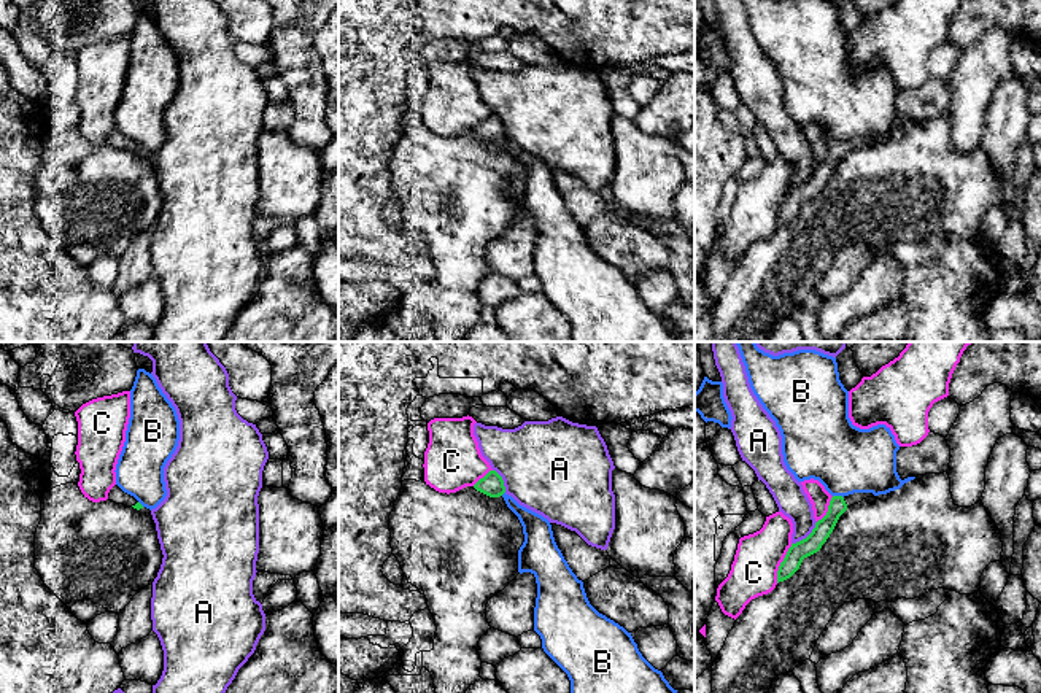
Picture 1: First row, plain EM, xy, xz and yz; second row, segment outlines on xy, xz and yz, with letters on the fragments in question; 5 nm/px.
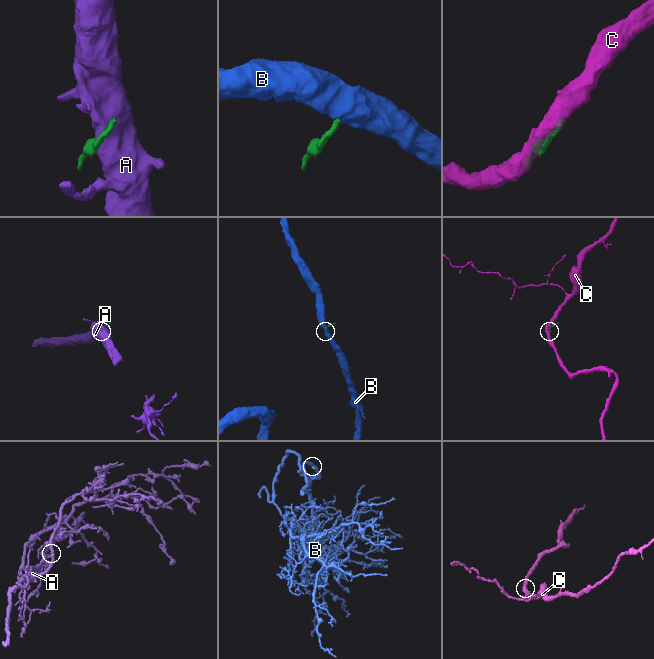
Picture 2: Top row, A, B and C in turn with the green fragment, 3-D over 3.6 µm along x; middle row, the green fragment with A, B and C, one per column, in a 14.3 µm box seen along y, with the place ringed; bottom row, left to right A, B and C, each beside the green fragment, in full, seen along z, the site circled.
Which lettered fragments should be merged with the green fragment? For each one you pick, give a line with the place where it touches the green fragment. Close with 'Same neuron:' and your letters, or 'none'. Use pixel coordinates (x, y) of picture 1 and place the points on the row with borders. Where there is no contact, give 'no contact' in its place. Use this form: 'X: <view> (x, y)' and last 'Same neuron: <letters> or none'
Same neuron: none

